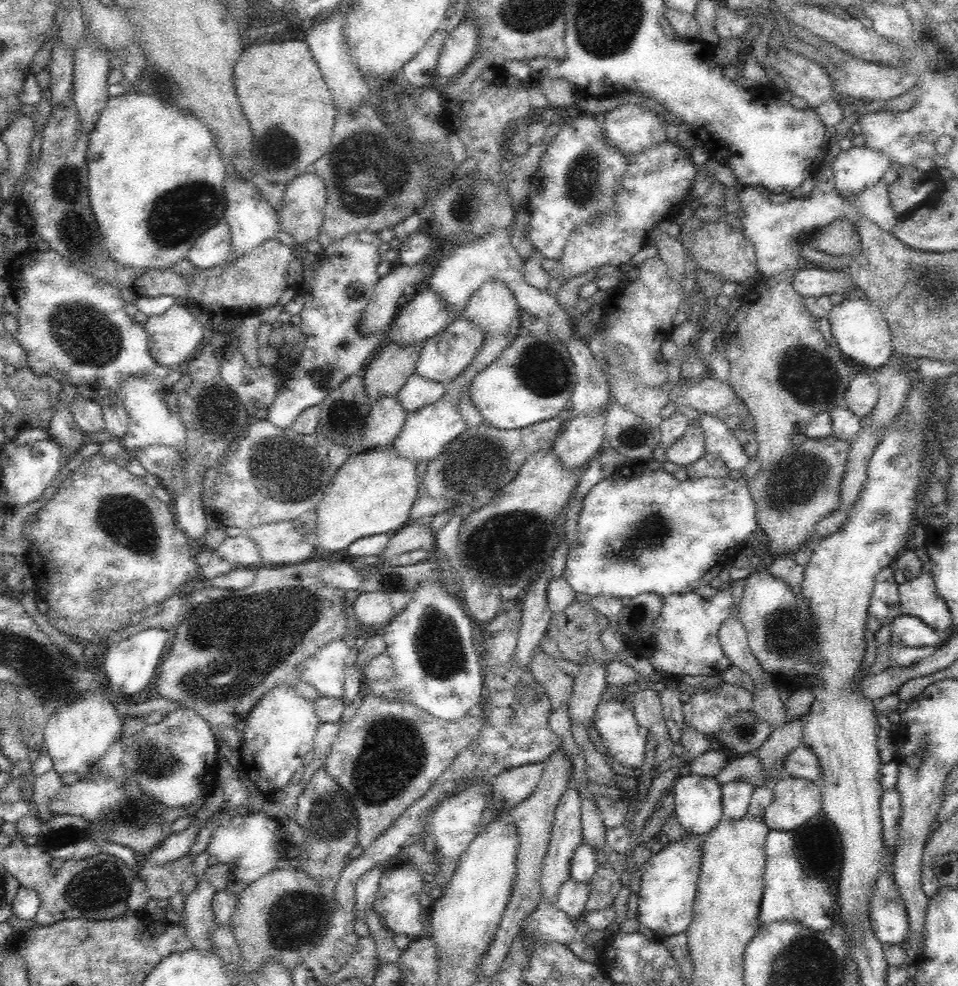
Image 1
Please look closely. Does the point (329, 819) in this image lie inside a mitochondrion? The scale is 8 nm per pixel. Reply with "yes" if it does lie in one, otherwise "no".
yes

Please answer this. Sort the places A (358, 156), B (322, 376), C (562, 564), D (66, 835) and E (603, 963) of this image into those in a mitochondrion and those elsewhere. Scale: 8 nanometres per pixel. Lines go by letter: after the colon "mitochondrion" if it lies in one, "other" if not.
A: mitochondrion
B: mitochondrion
C: other
D: mitochondrion
E: other

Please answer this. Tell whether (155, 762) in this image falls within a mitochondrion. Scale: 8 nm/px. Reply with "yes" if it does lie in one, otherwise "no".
yes

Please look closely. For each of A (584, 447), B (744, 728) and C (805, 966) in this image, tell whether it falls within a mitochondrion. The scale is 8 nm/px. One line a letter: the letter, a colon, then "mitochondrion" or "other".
A: other
B: mitochondrion
C: mitochondrion

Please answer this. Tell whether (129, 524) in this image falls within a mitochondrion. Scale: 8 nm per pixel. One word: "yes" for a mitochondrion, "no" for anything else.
yes

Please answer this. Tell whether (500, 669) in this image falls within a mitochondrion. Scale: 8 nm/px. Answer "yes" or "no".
no

